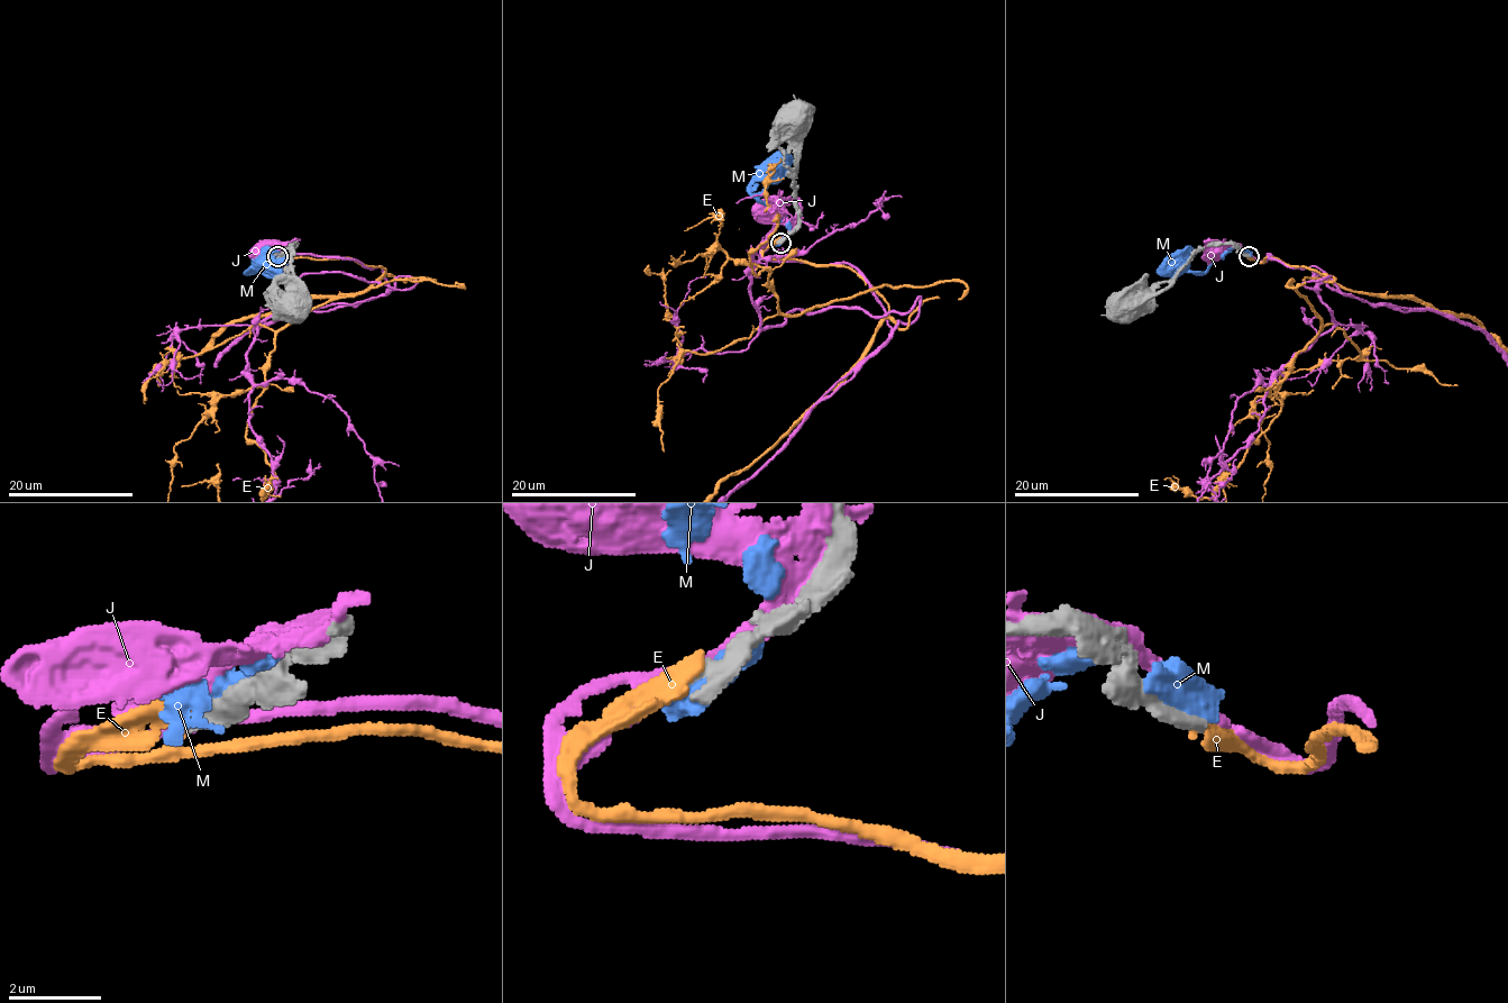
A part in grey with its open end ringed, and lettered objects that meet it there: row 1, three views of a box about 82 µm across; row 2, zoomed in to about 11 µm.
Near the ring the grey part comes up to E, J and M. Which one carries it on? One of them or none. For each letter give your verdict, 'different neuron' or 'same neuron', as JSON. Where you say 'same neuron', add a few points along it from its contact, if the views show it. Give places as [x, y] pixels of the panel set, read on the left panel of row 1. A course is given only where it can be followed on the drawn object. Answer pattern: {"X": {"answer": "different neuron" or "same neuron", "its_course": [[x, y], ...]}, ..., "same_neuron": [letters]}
{"E": {"answer": "different neuron"}, "J": {"answer": "different neuron"}, "M": {"answer": "different neuron"}, "same_neuron": []}

